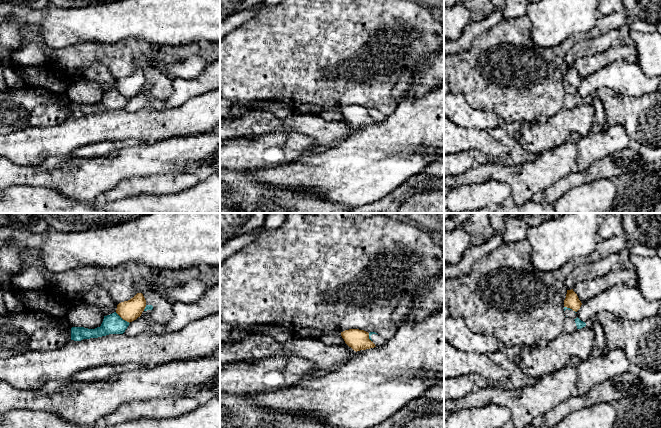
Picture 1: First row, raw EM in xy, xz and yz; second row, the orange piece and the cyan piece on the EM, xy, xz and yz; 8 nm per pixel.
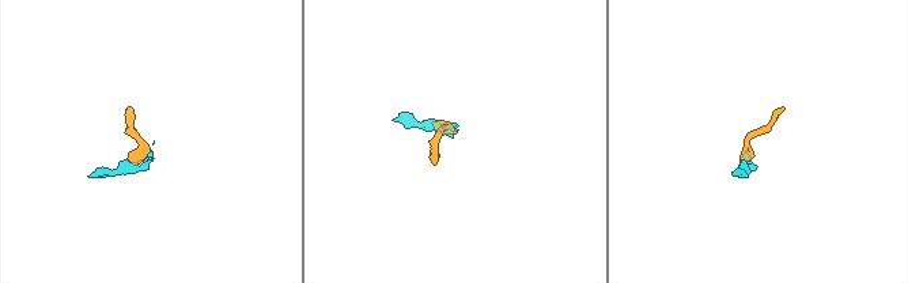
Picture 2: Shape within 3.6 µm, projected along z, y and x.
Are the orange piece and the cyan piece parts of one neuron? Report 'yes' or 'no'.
no

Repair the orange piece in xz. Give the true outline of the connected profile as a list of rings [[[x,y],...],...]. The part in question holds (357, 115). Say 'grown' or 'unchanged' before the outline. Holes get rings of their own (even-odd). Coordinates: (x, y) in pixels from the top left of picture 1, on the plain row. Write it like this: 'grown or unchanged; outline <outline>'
unchanged; outline [[[349,105],[341,108],[345,119],[354,127],[366,126],[376,123],[369,115],[369,109],[359,105]]]

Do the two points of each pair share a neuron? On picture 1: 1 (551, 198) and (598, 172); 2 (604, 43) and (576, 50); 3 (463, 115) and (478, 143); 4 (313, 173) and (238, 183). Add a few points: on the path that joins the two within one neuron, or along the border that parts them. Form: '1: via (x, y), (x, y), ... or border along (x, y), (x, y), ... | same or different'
1: via (563, 186), (574, 179), (586, 176) | same
2: via (597, 45), (583, 48) | same
3: border along (454, 122), (464, 127), (481, 128), (487, 131) | different
4: border along (246, 173), (270, 187), (279, 188) | different

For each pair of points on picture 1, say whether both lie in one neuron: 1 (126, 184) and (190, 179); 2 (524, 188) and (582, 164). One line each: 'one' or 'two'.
1: one
2: two

